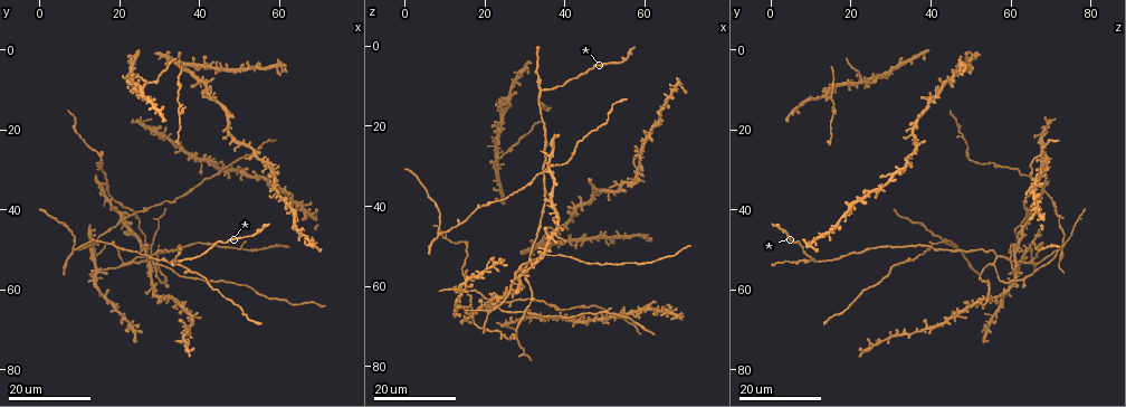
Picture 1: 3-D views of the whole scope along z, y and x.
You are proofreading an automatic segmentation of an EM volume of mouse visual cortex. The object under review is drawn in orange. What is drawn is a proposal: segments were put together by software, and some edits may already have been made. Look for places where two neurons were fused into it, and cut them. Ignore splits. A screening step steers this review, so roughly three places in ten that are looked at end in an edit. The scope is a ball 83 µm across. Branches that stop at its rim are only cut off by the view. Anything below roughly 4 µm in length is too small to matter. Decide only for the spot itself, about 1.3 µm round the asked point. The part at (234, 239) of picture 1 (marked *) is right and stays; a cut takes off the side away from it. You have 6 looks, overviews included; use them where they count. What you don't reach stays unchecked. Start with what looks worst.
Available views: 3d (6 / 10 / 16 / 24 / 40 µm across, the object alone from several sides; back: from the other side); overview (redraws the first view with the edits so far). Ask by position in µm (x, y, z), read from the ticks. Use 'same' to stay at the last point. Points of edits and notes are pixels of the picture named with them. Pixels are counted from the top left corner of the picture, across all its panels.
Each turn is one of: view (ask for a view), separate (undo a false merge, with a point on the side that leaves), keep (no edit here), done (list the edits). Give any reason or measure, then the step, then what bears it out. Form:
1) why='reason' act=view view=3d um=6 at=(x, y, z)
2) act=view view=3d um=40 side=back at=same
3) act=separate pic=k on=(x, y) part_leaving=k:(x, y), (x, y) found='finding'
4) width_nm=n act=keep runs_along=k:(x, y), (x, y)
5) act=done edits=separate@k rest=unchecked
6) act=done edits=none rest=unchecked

act=view view=3d um=24 at=(29.0, 55.5, 61.0)

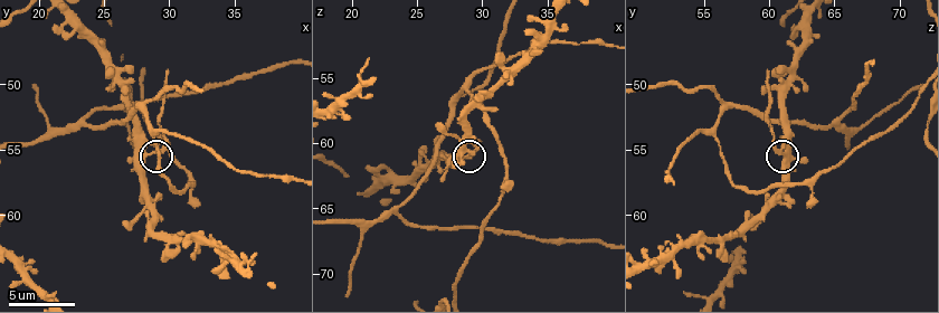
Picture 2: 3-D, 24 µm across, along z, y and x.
act=view view=3d um=6 at=same

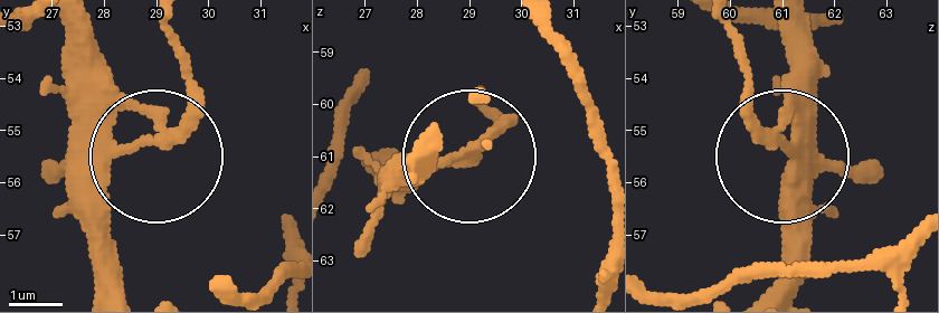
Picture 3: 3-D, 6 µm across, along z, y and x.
act=separate pic=3 on=(189, 129) part_leaving=3:(123, 145), (181, 119), (172, 25) found='two neurons meet here'

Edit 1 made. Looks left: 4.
why='a fork' act=view view=3d um=16 at=(41.0, 32.5, 66.0)

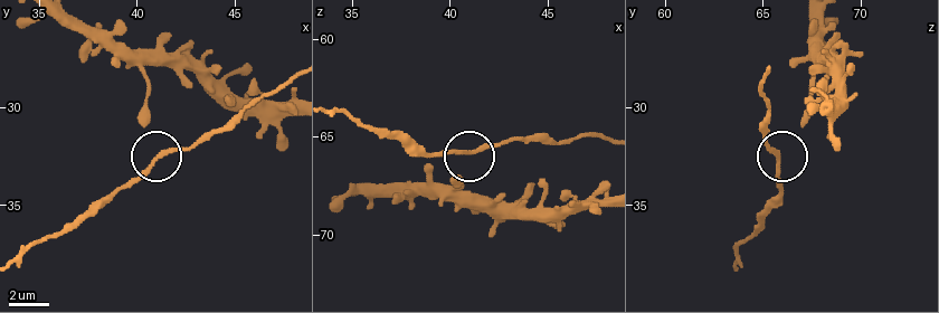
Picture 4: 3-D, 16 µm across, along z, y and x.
act=view view=3d um=10 at=(41.2, 32.4, 65.6)

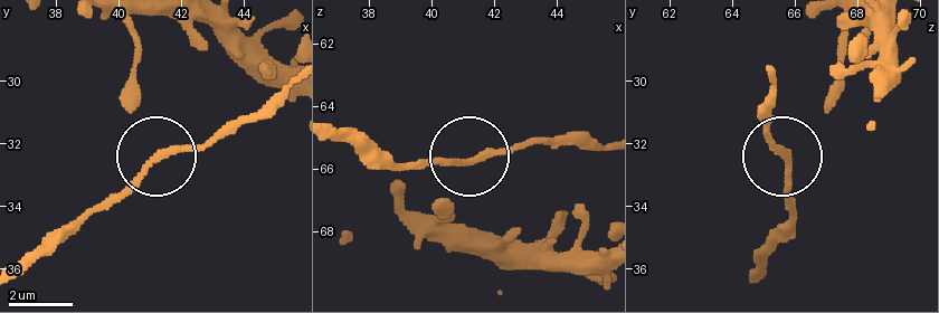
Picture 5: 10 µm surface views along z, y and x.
width_nm=150 act=keep runs_along=5:(338, 126), (369, 136), (409, 166), (449, 166), (543, 142) found='all the same neuron'

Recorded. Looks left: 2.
why='branch point' act=view view=3d um=6 at=(23.4, 52.6, 65.4)

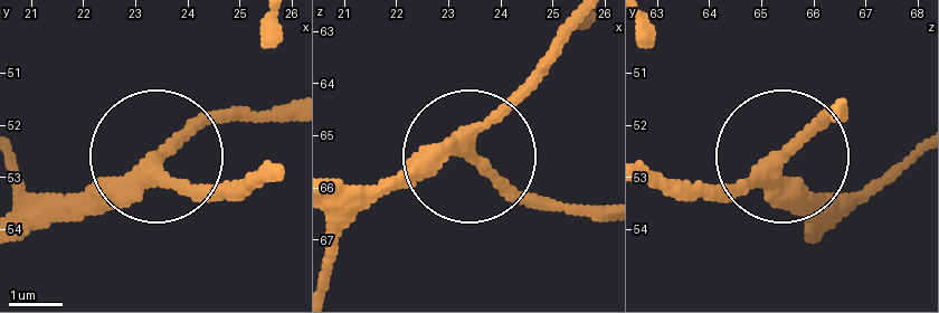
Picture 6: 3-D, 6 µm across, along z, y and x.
width_nm=260 act=keep runs_along=6:(264, 168), (197, 190), (153, 159), (28, 226) found='one neuron here'

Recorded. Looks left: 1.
act=done edits=separate@3 rest=unchecked

